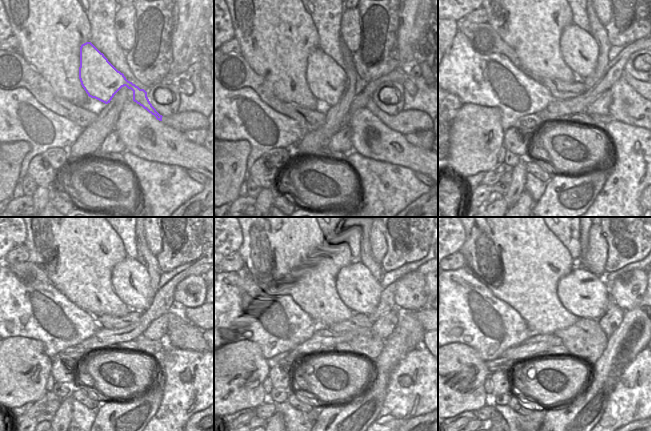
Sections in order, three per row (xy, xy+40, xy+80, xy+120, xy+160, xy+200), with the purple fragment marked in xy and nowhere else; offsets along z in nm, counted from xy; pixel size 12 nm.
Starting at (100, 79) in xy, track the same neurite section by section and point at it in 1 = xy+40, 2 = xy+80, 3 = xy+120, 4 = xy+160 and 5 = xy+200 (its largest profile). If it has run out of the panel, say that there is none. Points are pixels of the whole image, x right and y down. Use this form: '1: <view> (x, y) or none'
1: xy+40 (326, 79)
2: xy+80 (549, 80)
3: xy+120 (130, 280)
4: xy+160 (356, 286)
5: xy+200 (584, 294)

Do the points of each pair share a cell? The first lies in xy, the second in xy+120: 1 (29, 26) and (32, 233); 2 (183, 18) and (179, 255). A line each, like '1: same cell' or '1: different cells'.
1: same cell
2: different cells

